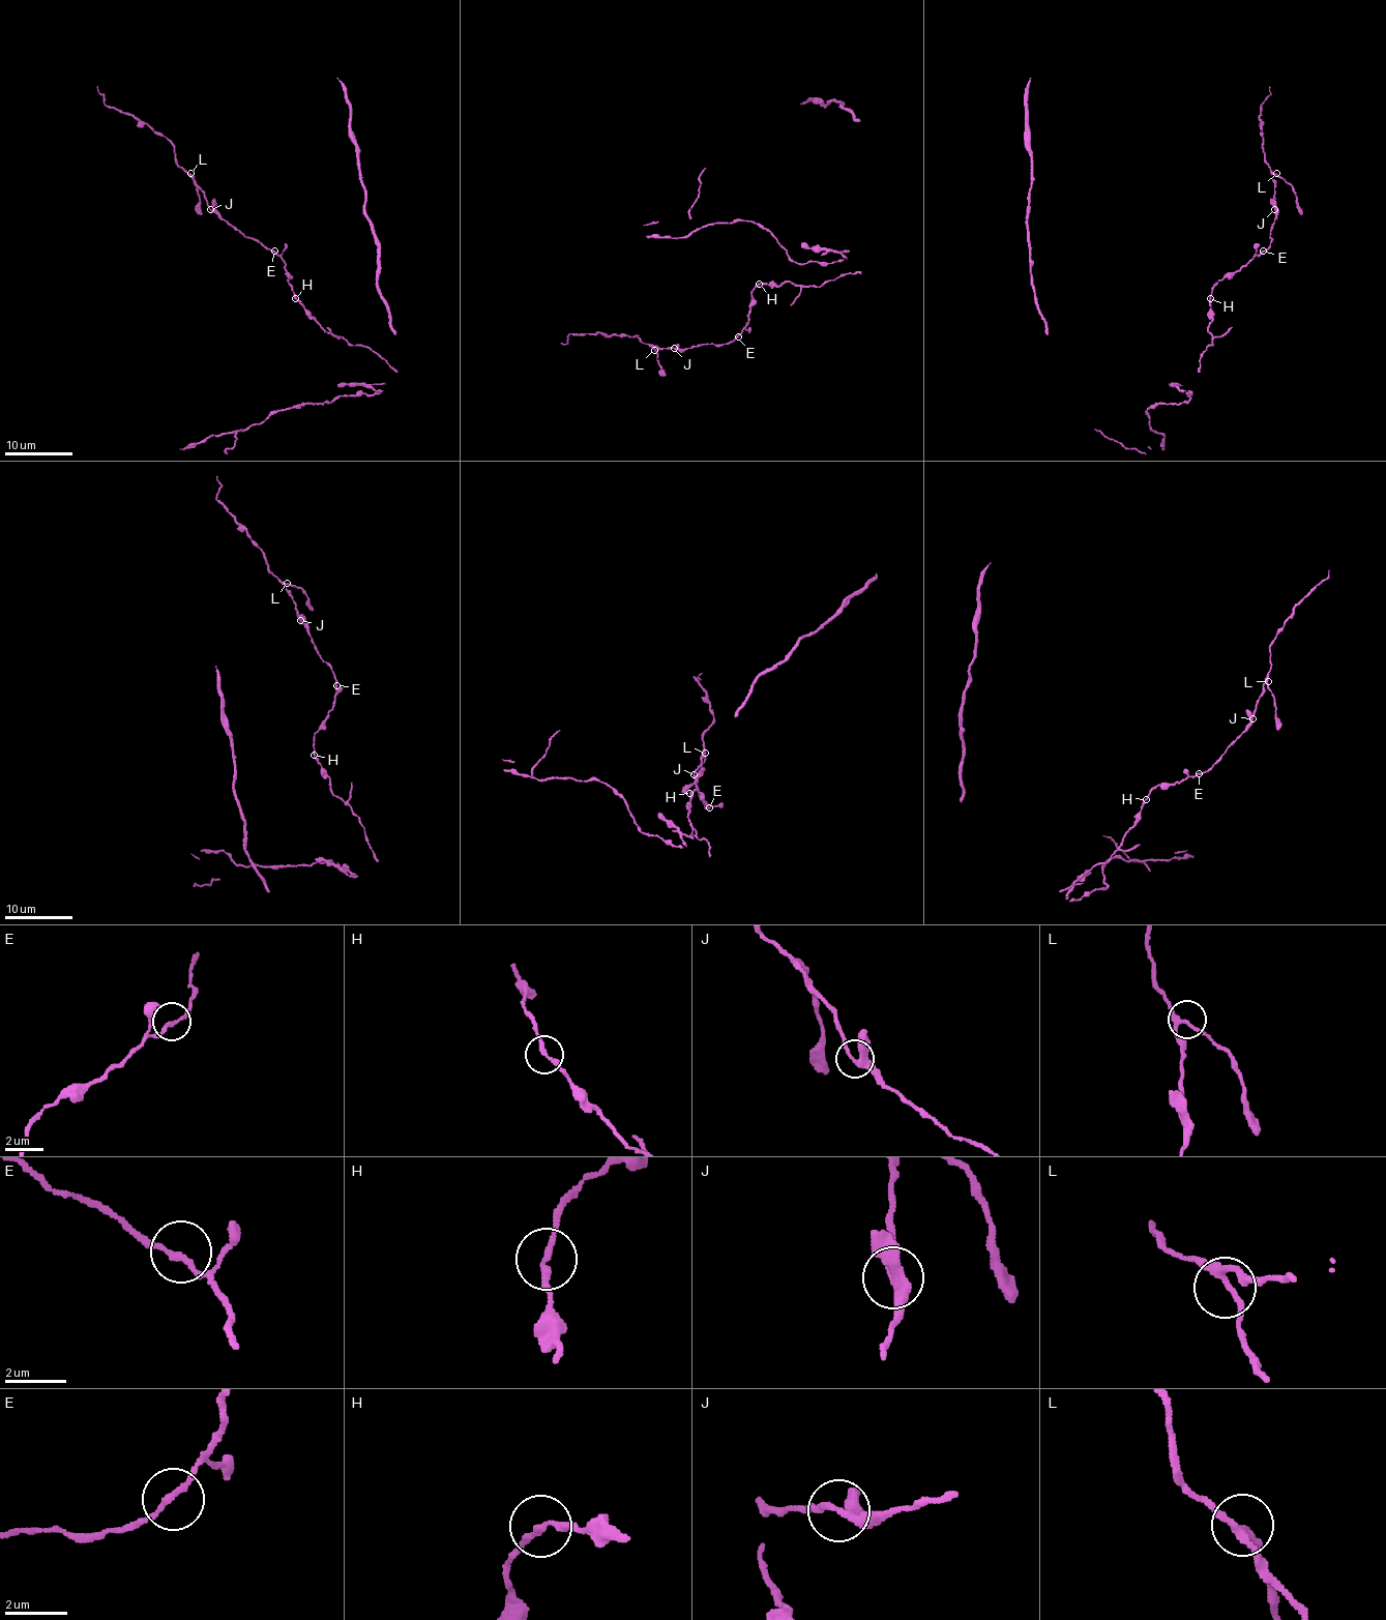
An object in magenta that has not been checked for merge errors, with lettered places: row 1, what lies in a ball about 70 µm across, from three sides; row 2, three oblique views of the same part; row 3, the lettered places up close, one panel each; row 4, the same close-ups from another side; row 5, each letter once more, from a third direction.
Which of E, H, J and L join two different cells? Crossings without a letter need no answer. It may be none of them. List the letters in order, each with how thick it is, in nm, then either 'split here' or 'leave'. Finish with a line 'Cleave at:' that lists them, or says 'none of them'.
E: 180 nm thick; leave
H: 200 nm thick; split here
J: 240 nm thick; leave
L: 200 nm thick; leave
Cleave at: H

